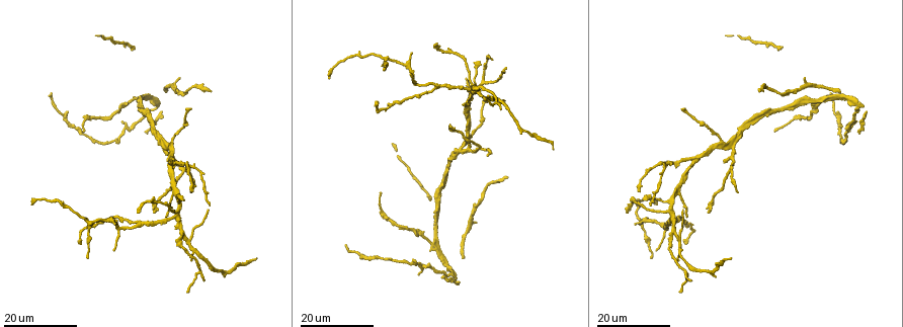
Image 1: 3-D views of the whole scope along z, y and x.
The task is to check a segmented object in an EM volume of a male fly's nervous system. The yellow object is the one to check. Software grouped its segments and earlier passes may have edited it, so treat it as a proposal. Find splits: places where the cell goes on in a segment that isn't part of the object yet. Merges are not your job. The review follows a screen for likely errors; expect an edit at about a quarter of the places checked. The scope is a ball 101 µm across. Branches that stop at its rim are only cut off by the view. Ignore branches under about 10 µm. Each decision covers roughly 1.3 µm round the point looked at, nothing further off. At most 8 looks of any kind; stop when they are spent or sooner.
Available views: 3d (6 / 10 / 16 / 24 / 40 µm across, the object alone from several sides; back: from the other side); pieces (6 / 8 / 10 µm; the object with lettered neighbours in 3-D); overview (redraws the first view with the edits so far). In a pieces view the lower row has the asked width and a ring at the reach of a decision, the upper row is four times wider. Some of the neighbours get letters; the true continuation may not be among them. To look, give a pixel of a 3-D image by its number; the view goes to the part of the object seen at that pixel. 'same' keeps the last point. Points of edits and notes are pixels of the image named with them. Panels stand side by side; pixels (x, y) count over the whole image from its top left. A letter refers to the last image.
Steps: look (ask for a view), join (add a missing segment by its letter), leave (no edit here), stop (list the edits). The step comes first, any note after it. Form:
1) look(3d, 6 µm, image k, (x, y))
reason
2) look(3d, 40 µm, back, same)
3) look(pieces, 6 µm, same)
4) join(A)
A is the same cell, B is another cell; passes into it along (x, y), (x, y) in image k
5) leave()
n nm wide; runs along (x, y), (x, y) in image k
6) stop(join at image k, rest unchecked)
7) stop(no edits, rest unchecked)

look(3d, 24 µm, image 1, (723, 160))
free end

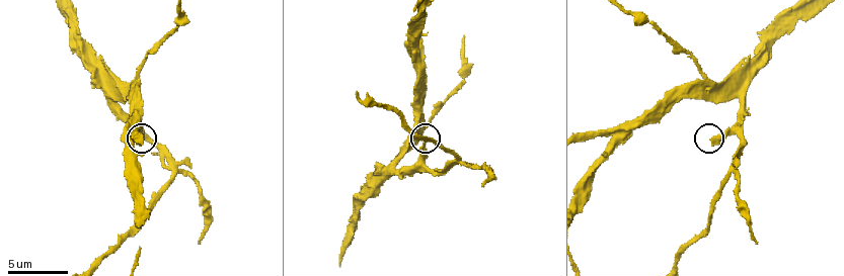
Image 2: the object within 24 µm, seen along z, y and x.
look(pieces, 10 µm, image 2, (714, 139))
what lies round it

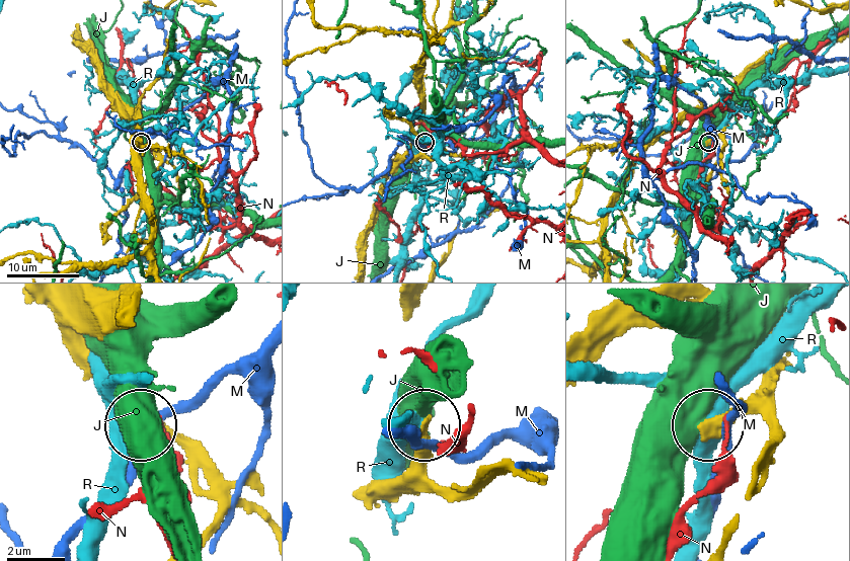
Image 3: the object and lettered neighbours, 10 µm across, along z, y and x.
leave()
J, M, N and R are other cells; no lettered segment goes on from it

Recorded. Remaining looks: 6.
look(3d, 24 µm, image 1, (466, 79))
an open end

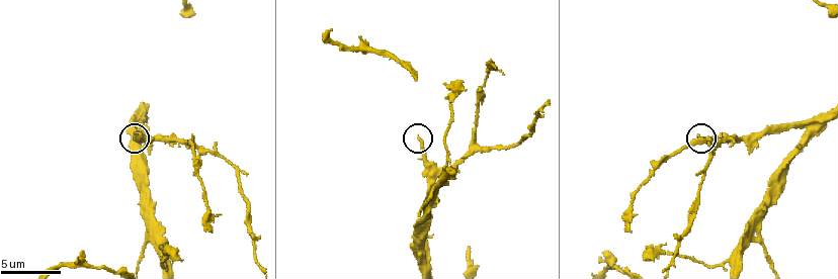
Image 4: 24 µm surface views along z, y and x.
look(pieces, 6 µm, image 4, (420, 139))
see the neighbours

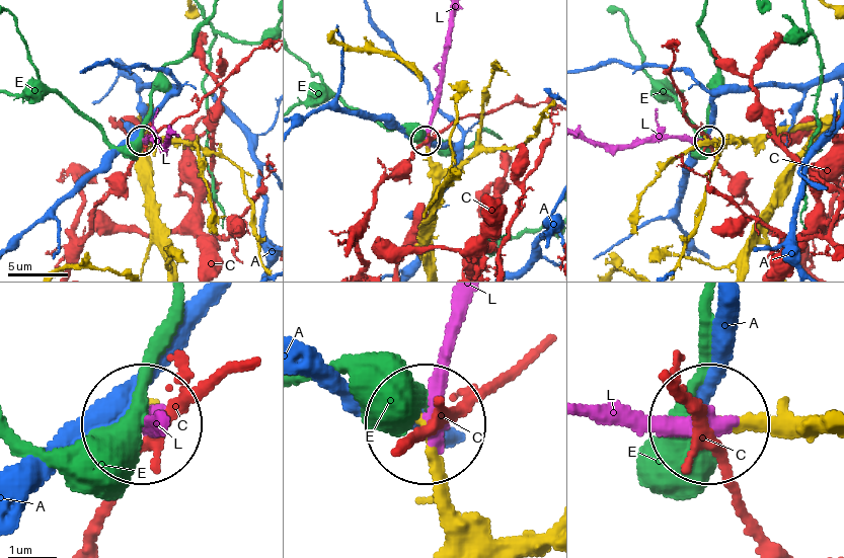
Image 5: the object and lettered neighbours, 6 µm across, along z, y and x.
join(L)
200 nm wide; L is the same cell, A, C and E are other cells; passes into it along (450, 540), (438, 418), (450, 310) in image 5; it goes on there

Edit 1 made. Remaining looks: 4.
look(overview)
redraw

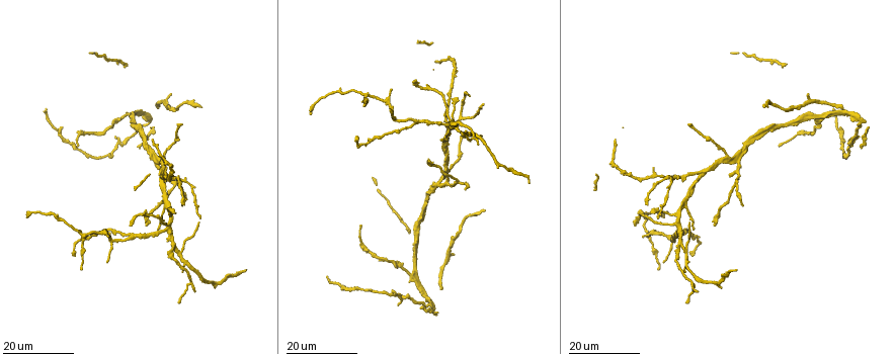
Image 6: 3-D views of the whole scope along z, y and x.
look(3d, 16 µm, image 6, (439, 141))
tapers out

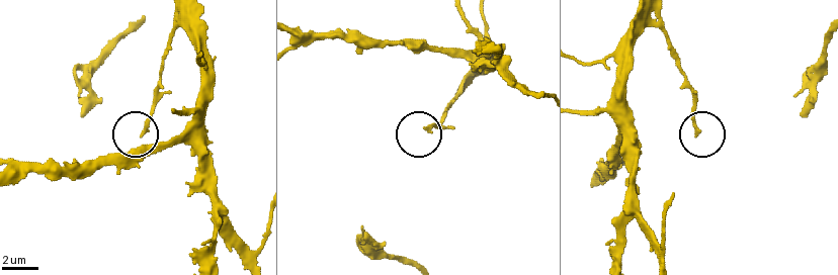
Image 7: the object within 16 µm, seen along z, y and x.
look(pieces, 8 µm, image 7, (426, 130))
what lies round it

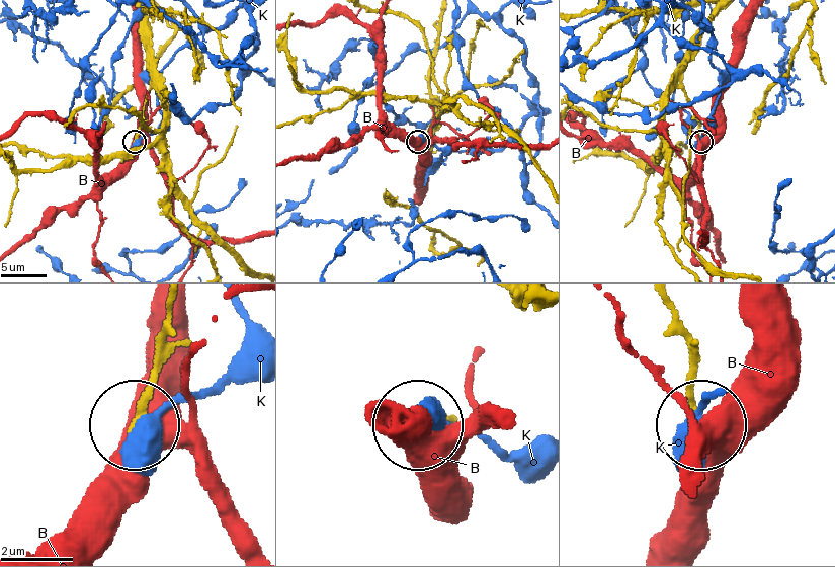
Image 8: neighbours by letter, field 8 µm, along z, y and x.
leave()
B and K are other cells; none of them fits

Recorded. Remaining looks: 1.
look(pieces, 10 µm, image 2, (754, 242))
an open end

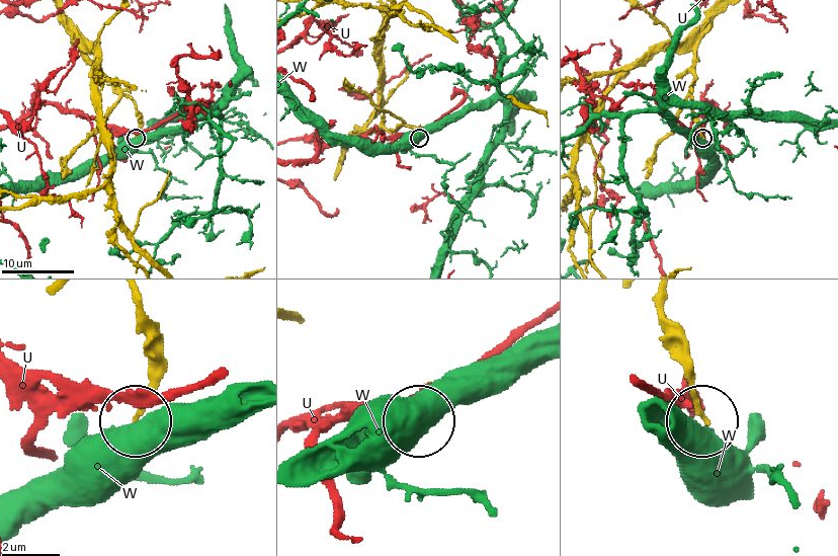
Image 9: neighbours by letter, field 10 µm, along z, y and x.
leave()
U and W are other cells; none of them fits

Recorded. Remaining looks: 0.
stop(join at image 5, rest unchecked)

